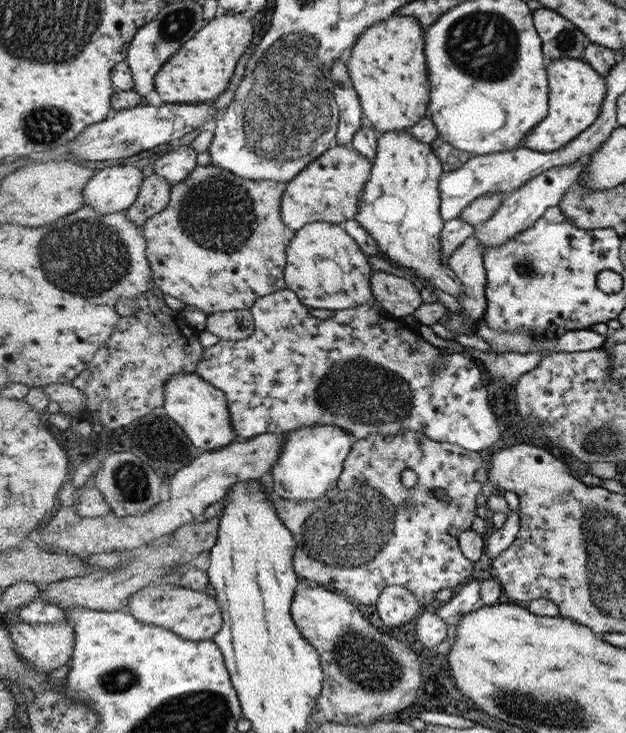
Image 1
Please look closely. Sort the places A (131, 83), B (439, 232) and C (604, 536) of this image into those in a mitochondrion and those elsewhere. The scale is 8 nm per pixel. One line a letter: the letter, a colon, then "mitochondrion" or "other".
A: other
B: other
C: mitochondrion

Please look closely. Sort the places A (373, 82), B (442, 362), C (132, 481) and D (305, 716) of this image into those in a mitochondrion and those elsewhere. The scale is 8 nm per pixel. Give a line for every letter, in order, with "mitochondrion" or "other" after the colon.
A: other
B: other
C: mitochondrion
D: other

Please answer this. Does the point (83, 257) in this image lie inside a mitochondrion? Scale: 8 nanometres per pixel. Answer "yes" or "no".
yes

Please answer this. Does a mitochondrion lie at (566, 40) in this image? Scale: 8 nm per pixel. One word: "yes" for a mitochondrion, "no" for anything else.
yes

